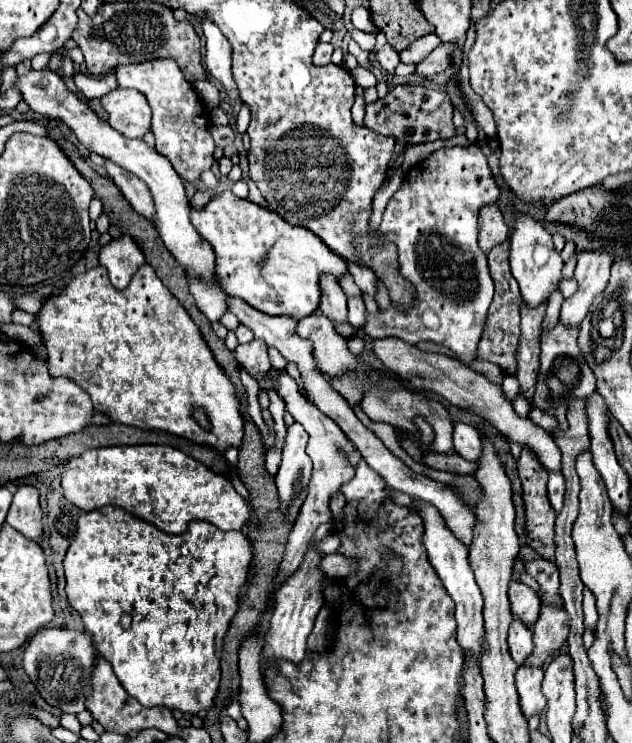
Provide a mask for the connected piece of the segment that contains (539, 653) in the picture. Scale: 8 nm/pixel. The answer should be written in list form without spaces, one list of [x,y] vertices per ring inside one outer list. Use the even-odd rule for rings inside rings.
[[[542,606],[540,618],[534,624],[534,652],[526,658],[522,666],[544,666],[548,656],[552,656],[566,642],[568,636],[568,614],[560,608]]]

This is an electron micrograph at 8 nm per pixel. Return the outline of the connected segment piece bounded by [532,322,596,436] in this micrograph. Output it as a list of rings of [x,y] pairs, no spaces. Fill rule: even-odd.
[[[558,322],[552,330],[542,332],[540,338],[540,372],[538,372],[538,382],[536,382],[536,392],[534,392],[534,406],[540,408],[542,412],[554,416],[558,420],[558,426],[550,432],[556,436],[558,432],[566,430],[566,412],[570,408],[570,402],[574,398],[588,398],[596,390],[596,380],[594,374],[590,372],[590,366],[586,364],[582,350],[576,344],[580,328],[566,328],[562,322]]]

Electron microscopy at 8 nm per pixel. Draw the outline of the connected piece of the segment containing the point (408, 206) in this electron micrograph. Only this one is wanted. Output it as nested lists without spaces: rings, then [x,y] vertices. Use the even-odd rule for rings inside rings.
[[[476,144],[440,148],[434,154],[430,154],[426,160],[412,166],[412,170],[406,174],[404,180],[406,182],[402,184],[402,188],[390,198],[386,206],[380,232],[384,234],[386,240],[398,246],[400,270],[404,278],[408,278],[414,284],[418,300],[408,312],[400,312],[398,308],[390,306],[384,312],[380,310],[376,316],[368,314],[364,332],[372,338],[396,336],[410,344],[416,344],[420,340],[430,340],[450,348],[454,352],[454,358],[458,358],[462,364],[470,364],[476,360],[478,340],[482,336],[482,328],[486,324],[486,312],[494,296],[494,282],[488,270],[488,260],[486,254],[478,248],[478,212],[482,206],[498,200],[500,188],[492,176],[484,152]],[[426,310],[432,310],[438,316],[440,320],[438,328],[426,328],[426,324],[422,322],[422,314]]]

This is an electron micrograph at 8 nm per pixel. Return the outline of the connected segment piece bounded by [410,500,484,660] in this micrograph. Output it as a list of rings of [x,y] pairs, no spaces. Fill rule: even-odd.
[[[414,500],[414,506],[410,506],[412,512],[416,512],[424,522],[424,536],[422,542],[428,552],[428,560],[432,568],[436,570],[438,578],[442,580],[446,592],[456,602],[456,622],[458,622],[458,644],[464,648],[464,652],[474,654],[474,658],[480,658],[480,652],[484,650],[484,620],[482,620],[482,594],[478,584],[474,582],[472,568],[468,564],[468,548],[460,540],[454,540],[454,534],[446,528],[446,522],[442,516],[438,516],[438,508],[432,504],[422,504],[420,500]]]

